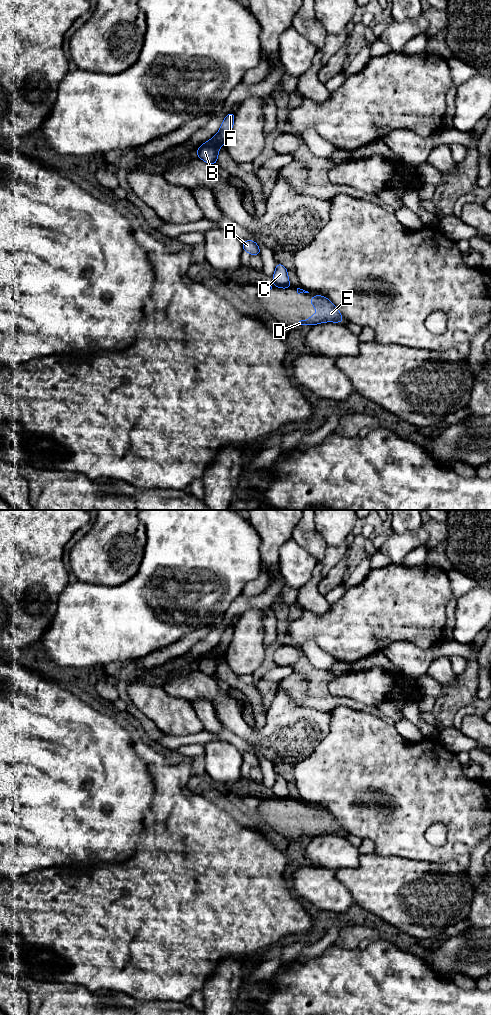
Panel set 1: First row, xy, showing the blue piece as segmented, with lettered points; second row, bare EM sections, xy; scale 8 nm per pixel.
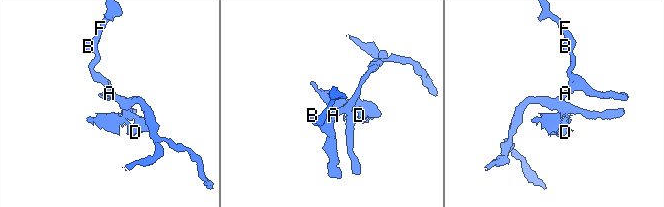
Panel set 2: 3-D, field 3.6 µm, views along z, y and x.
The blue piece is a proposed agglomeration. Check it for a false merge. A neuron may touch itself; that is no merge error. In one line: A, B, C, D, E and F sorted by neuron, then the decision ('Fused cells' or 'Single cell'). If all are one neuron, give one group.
Groups: A B C F / D E. Fused cells

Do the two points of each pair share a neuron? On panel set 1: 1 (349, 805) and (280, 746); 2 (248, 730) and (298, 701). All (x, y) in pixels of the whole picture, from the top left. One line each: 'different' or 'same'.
1: different
2: different

